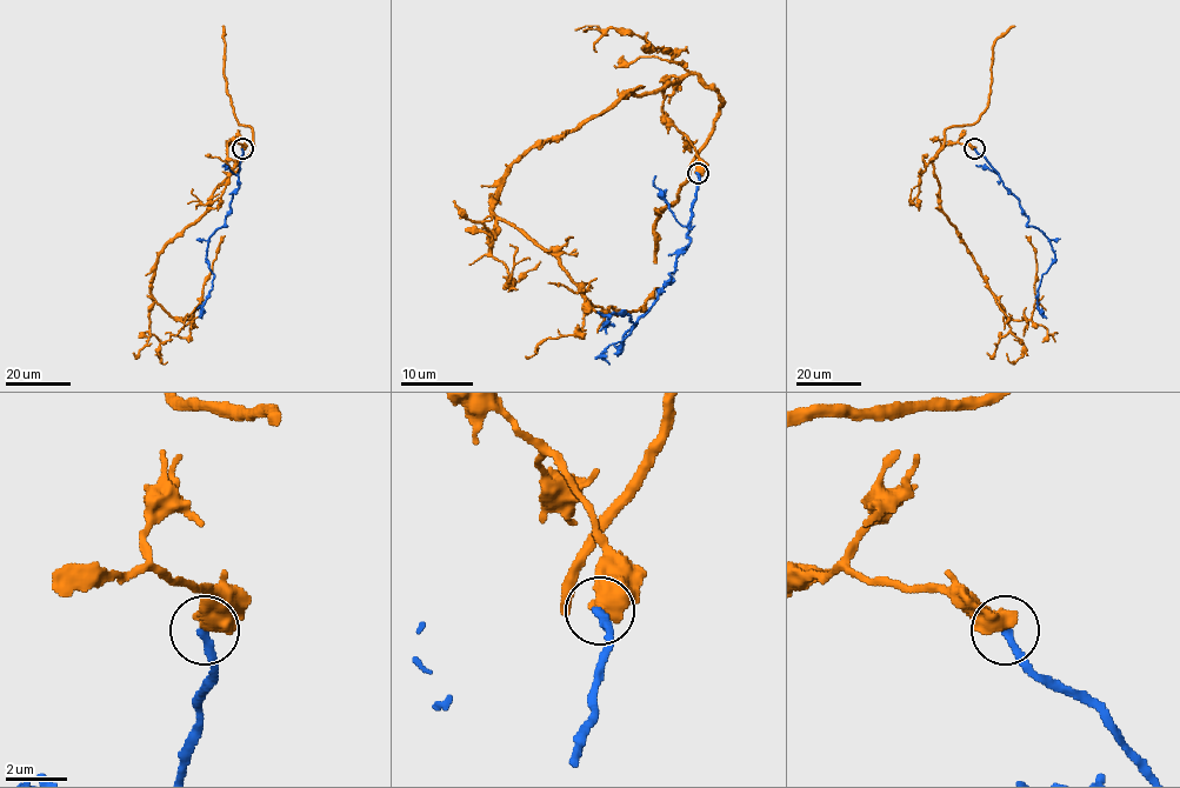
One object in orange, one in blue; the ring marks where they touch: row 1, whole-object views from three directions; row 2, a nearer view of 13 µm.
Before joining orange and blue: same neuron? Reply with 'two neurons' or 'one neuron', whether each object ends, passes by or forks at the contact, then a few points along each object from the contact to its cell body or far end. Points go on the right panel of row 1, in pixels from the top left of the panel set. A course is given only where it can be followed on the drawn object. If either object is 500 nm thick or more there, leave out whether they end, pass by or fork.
two neurons; course orange (974, 148), (948, 142), (931, 160), (940, 207), (1013, 320), (1028, 320), (1035, 302), (1034, 248), (1026, 235); course blue (974, 148), (1019, 200), (1028, 226), (1037, 228), (1050, 242), (1054, 261), (1041, 275), (1037, 301), (1046, 318)

